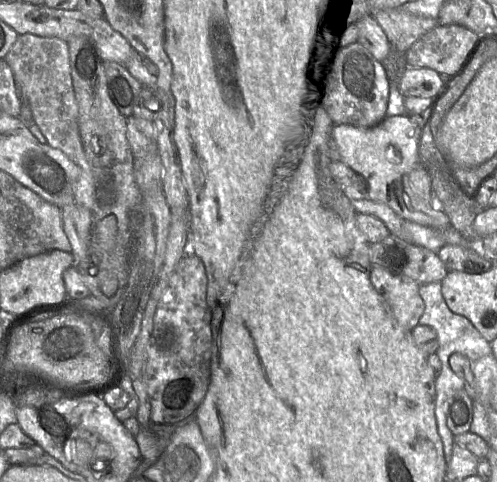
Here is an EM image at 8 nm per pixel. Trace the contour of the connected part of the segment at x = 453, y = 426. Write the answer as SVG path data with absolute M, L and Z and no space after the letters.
M465 391L452 393L446 401L447 426L453 435L463 434L470 430L473 419L473 401Z

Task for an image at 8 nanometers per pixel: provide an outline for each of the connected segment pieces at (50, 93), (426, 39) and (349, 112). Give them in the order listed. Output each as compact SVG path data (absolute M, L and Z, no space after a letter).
M20 34L4 61L10 67L20 97L30 107L33 122L45 136L46 143L61 150L81 169L74 199L75 203L91 211L95 205L95 184L79 133L79 109L72 85L67 43L54 36Z
M440 25L410 47L406 63L448 76L458 70L480 36L461 25Z
M363 46L337 48L330 56L320 62L315 77L315 99L326 111L335 125L351 125L359 128L371 128L385 117L390 93L390 81L382 62L376 60Z

